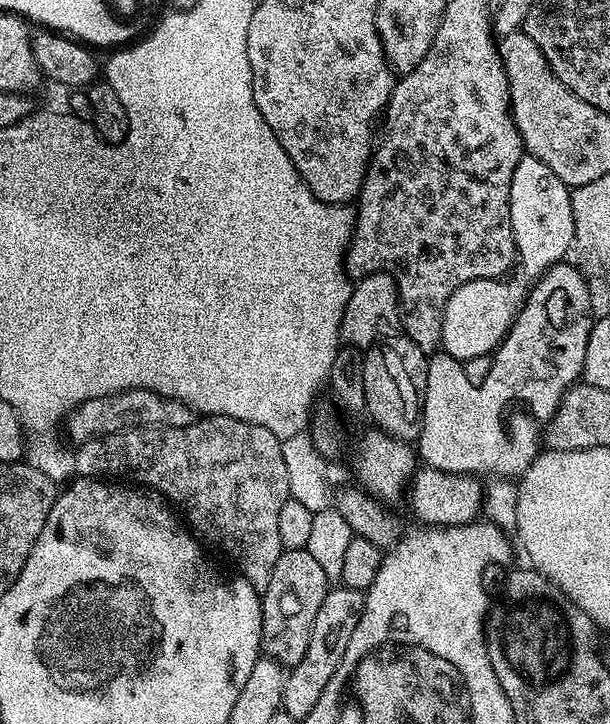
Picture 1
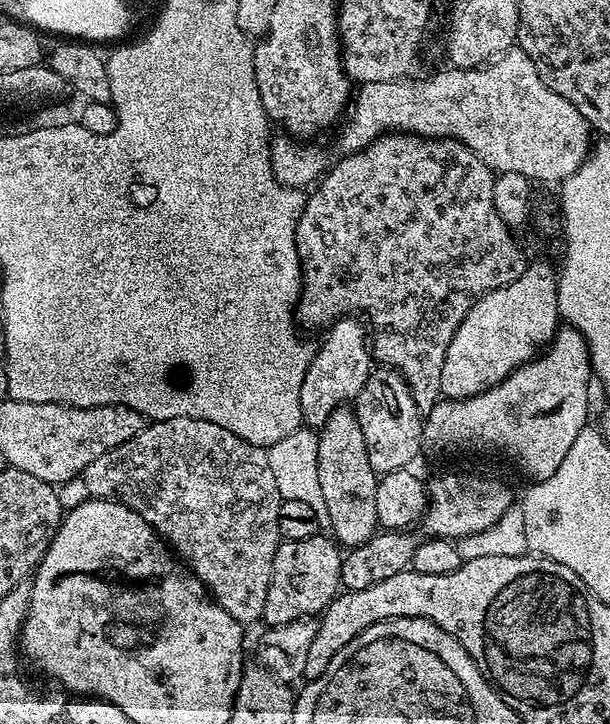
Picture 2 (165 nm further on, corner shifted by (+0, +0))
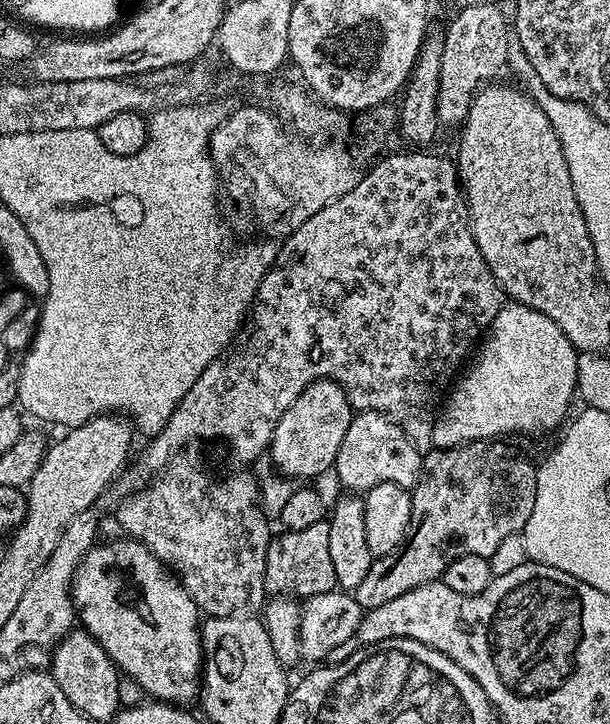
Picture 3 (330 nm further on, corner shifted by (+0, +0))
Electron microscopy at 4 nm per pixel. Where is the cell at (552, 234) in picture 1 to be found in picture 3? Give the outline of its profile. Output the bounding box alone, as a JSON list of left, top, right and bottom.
[432,303,577,448]

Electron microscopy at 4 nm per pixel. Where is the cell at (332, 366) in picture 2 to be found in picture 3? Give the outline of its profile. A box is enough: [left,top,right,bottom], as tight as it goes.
[270,380,354,482]

